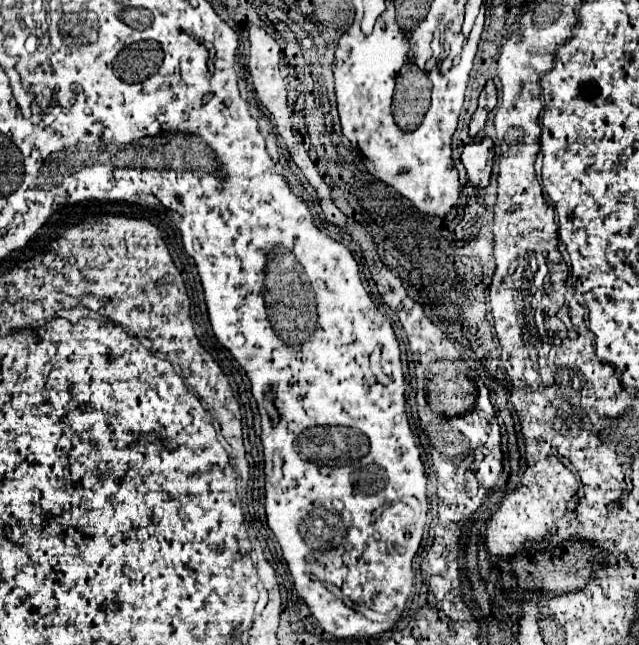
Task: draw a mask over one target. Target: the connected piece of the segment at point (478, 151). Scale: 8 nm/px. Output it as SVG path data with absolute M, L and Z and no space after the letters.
M490 139L472 141L462 151L462 165L468 171L468 181L476 189L488 187L490 173L492 173L492 157L494 157L494 143Z

